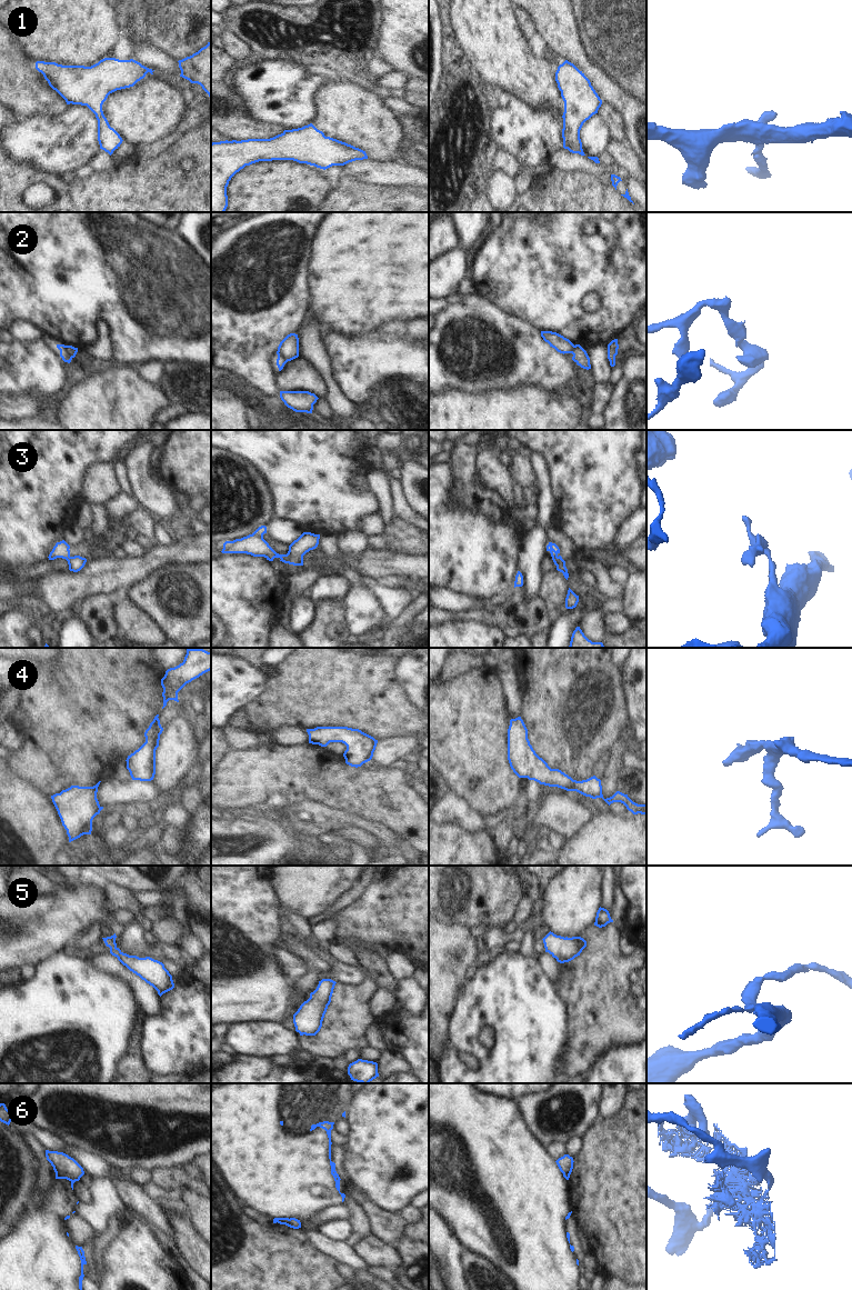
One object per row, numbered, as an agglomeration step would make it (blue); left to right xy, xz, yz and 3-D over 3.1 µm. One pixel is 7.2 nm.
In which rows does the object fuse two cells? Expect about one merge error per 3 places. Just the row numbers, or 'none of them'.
2, 3, 6.

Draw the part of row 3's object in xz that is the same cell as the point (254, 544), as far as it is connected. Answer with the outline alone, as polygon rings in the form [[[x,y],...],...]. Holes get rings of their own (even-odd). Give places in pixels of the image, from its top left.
[[[261,526],[252,534],[233,541],[225,541],[221,552],[247,553],[253,557],[264,557],[269,561],[273,561],[274,558],[280,558],[280,561],[283,562],[287,554],[277,553],[263,539],[264,533],[267,533],[267,527]]]

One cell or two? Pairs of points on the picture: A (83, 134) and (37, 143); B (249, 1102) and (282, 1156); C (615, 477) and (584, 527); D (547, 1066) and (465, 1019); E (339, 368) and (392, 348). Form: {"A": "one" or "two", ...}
{"A": "one", "B": "one", "C": "one", "D": "one", "E": "one"}

